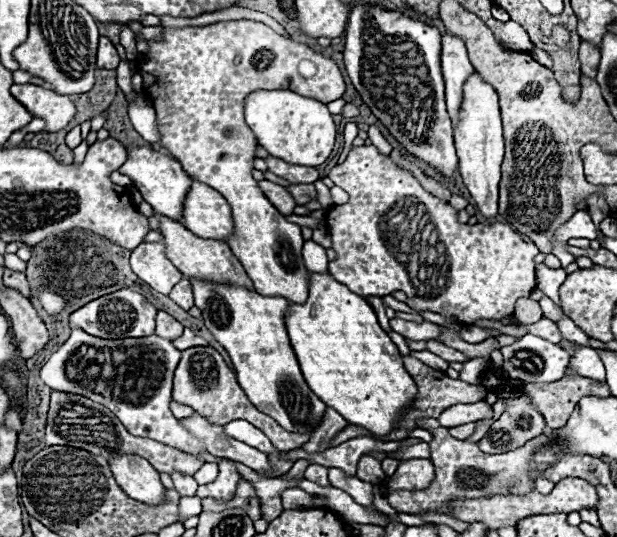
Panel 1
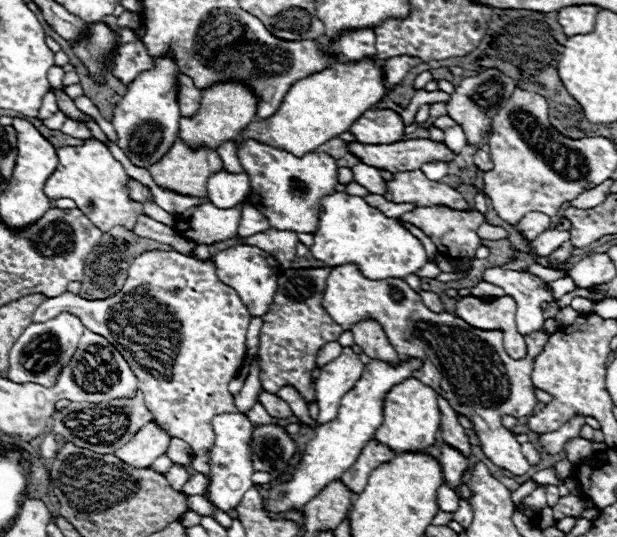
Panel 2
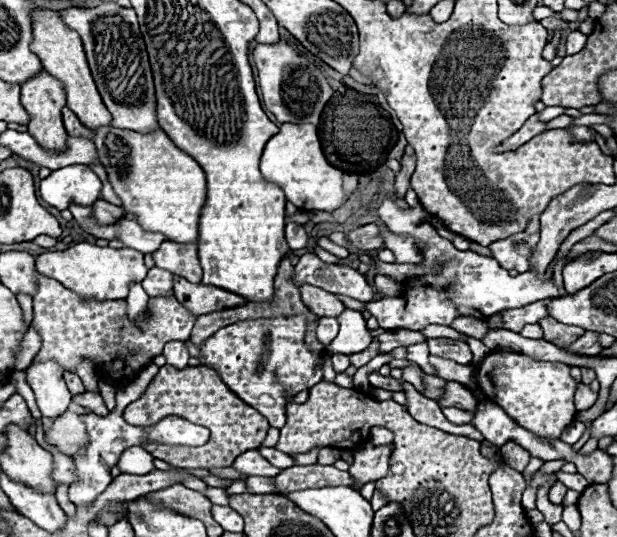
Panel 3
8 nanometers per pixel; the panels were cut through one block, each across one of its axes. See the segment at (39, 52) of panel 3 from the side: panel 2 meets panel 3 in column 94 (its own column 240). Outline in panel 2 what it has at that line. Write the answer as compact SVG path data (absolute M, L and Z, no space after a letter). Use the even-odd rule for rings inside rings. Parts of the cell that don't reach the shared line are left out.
M216 84L208 90L204 90L204 96L200 98L200 108L196 116L192 118L180 118L180 130L178 138L184 140L190 148L198 146L208 146L208 148L218 148L222 142L234 140L238 132L250 124L256 116L256 98L250 90L246 90L240 84Z

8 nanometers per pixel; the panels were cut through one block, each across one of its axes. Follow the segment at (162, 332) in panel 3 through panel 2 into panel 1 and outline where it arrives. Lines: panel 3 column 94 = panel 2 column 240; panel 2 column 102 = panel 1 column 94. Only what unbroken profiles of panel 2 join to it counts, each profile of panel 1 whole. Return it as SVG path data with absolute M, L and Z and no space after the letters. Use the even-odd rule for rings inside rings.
M122 288L118 292L112 292L108 296L96 298L88 304L84 304L82 308L78 308L76 312L70 314L70 326L72 328L80 328L84 332L88 332L90 336L96 338L106 338L106 340L122 340L122 338L144 338L154 334L154 316L156 316L156 308L138 292Z

